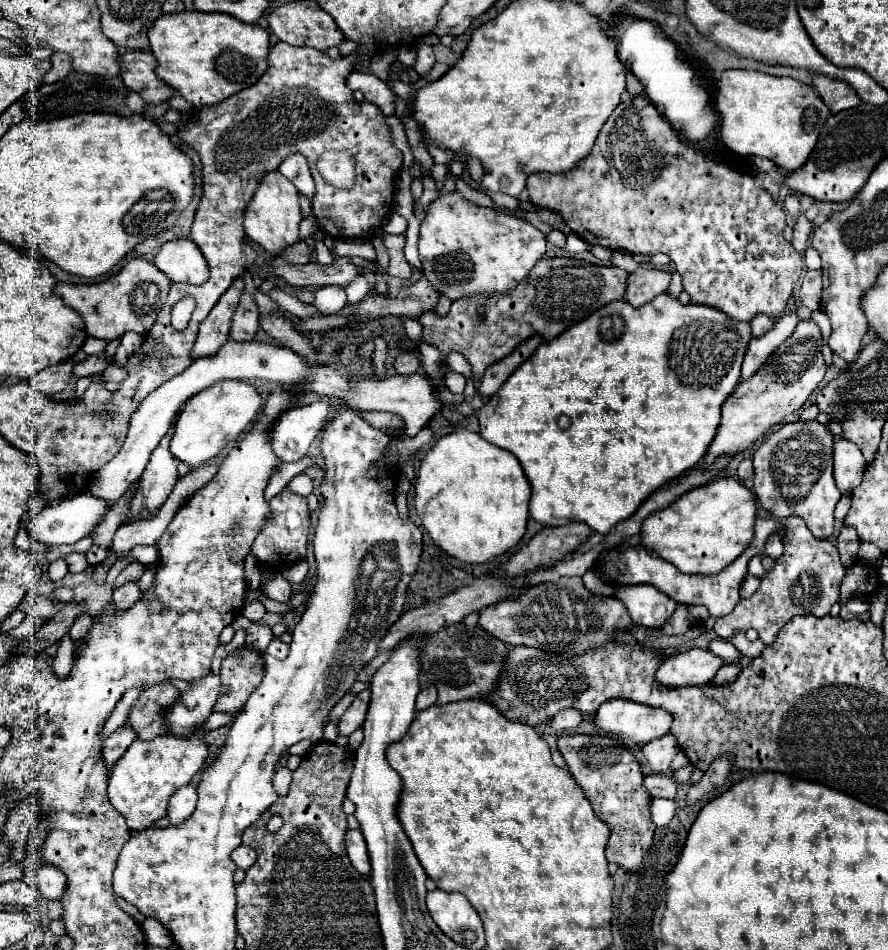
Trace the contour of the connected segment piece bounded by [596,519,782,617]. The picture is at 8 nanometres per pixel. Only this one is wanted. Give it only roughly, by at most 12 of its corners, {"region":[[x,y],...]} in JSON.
{"region":[[756,519],[746,551],[716,575],[686,575],[648,549],[616,547],[596,569],[610,585],[648,583],[676,603],[728,615],[776,519]]}

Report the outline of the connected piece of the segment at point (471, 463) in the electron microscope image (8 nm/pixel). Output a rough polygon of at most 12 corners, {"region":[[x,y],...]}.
{"region":[[472,431],[420,461],[432,541],[484,563],[526,533],[518,459]]}

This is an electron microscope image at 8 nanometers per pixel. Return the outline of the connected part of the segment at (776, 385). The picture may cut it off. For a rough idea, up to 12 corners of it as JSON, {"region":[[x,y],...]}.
{"region":[[812,319],[736,385],[698,469],[750,449],[826,373]]}

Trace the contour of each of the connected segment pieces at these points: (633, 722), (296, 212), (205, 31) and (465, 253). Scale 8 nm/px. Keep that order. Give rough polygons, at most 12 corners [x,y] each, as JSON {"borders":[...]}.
{"borders":[[[626,699],[600,705],[594,725],[636,745],[668,735],[672,715]],[[262,175],[244,231],[276,255],[298,241],[302,213],[292,181]],[[162,13],[156,77],[194,107],[254,85],[268,33],[226,13]],[[458,191],[430,203],[418,251],[456,301],[516,287],[546,237]]]}

